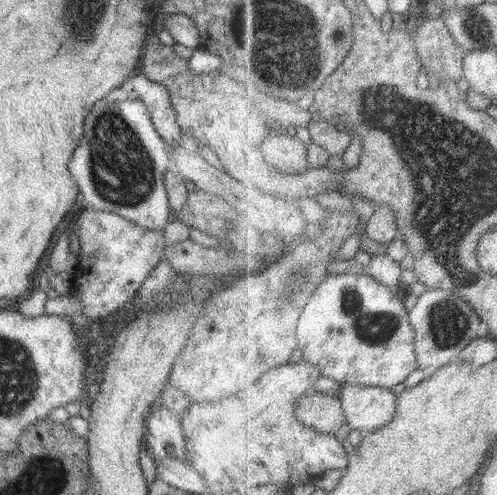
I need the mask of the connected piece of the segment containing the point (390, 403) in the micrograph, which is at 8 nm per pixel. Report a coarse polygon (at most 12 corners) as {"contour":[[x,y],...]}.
{"contour":[[348,383],[340,397],[352,429],[396,419],[391,388]]}

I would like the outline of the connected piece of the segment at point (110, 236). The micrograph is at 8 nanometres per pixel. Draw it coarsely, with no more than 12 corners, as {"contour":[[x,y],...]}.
{"contour":[[82,209],[68,290],[94,321],[131,302],[163,231]]}

